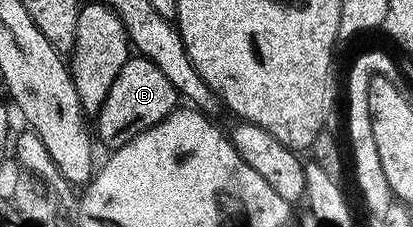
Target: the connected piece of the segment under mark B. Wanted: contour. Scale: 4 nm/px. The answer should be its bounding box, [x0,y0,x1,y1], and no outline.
[94,55,178,150]

